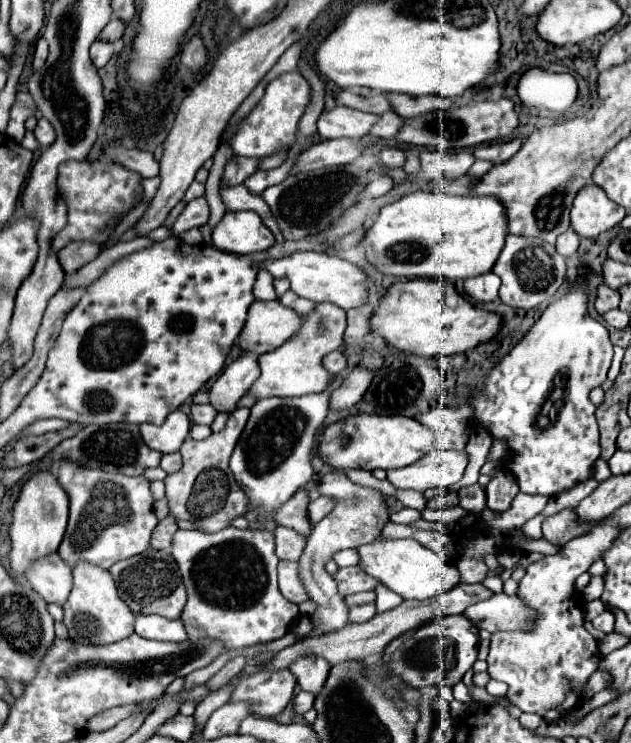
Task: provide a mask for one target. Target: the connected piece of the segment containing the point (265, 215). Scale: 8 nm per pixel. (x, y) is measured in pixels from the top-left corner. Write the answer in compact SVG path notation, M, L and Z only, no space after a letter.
M235 185L235 187L221 189L221 199L223 199L227 211L255 211L261 217L261 221L273 231L275 239L279 243L283 241L279 227L275 225L275 217L271 217L271 211L267 209L261 195L251 195L245 185Z

